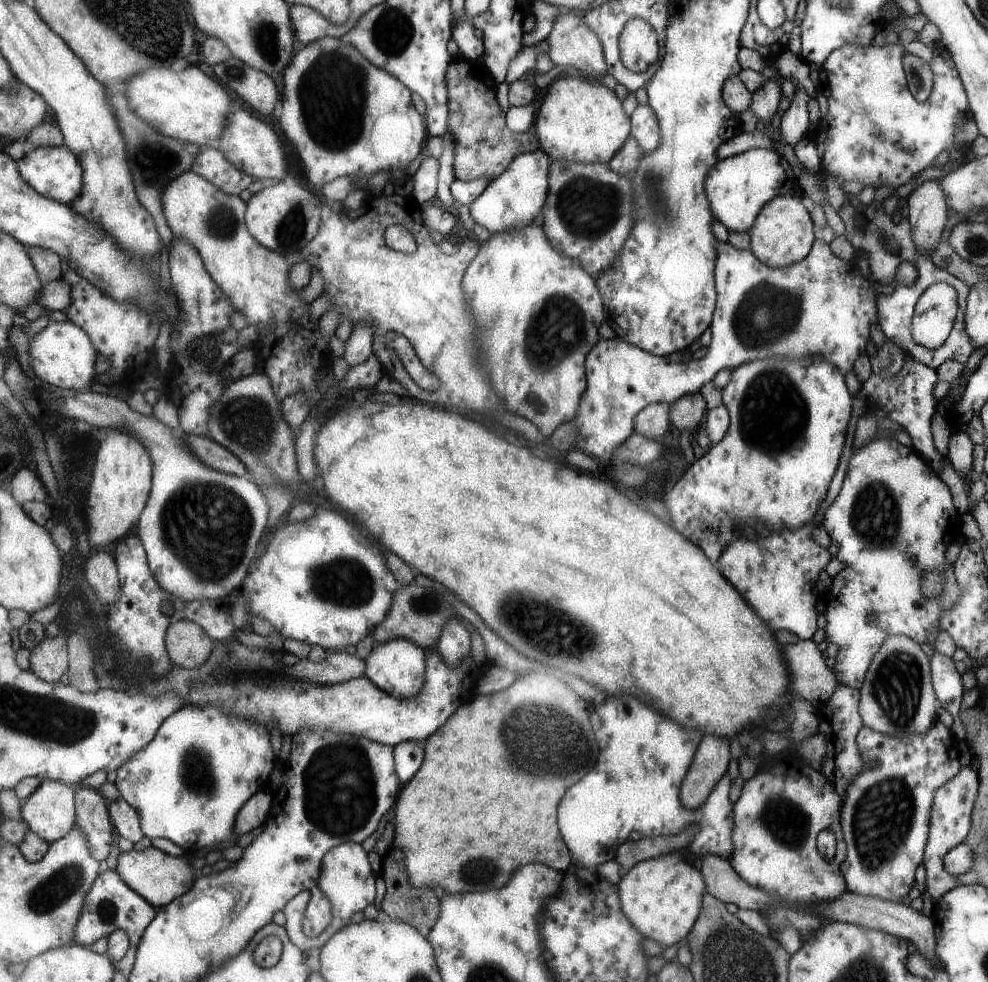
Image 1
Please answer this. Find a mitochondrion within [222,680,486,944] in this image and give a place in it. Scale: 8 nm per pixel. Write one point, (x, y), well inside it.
(332, 805)

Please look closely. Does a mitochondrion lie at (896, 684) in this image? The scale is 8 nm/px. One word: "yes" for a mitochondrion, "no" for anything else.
yes

